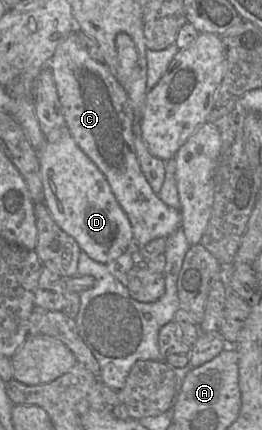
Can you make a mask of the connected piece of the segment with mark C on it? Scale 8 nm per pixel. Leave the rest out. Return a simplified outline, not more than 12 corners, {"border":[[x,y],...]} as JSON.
{"border":[[75,31],[48,65],[66,127],[140,247],[181,213],[140,168],[135,116]]}

